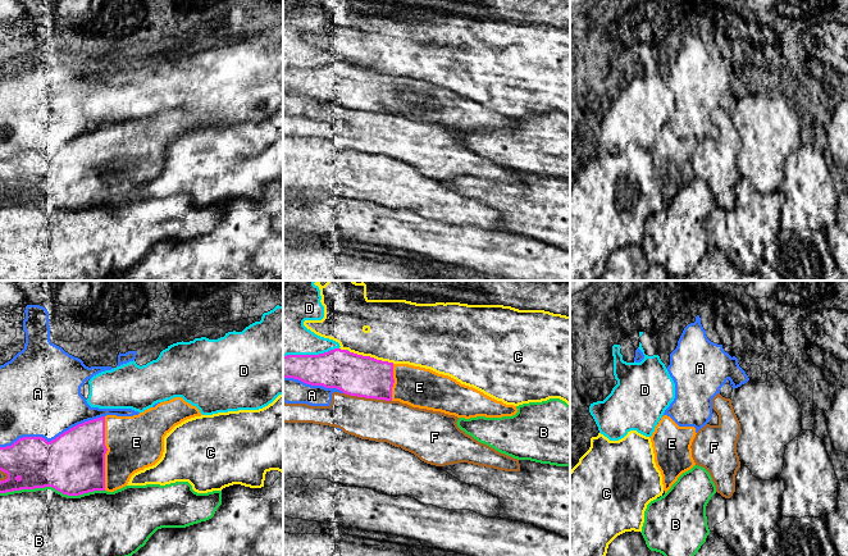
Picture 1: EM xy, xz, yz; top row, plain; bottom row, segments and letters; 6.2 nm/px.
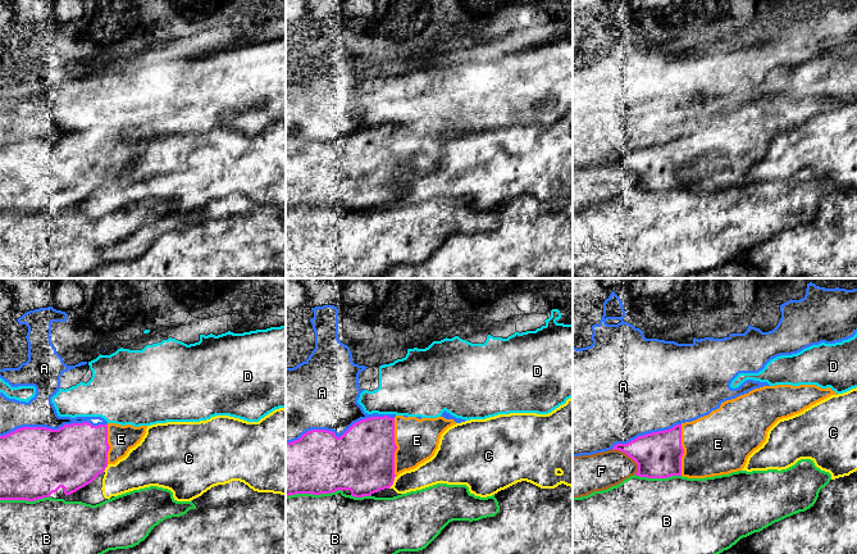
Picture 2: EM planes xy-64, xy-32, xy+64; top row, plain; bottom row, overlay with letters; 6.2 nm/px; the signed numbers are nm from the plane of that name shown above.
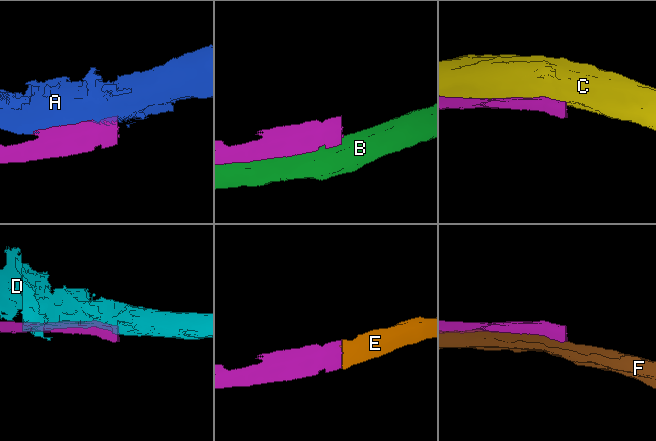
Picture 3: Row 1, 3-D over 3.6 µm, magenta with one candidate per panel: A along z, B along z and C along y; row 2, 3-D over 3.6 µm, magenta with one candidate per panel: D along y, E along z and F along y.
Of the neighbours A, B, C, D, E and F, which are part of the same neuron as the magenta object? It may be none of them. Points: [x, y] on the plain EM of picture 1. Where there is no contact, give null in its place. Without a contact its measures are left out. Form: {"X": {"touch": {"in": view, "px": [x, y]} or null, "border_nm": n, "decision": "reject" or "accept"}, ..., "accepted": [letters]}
{"A": {"touch": {"in": "xy", "px": [53, 153]}, "border_nm": 700, "decision": "reject"}, "B": {"touch": {"in": "xy", "px": [51, 199]}, "border_nm": 650, "decision": "reject"}, "C": {"touch": {"in": "xz", "px": [372, 71]}, "border_nm": 300, "decision": "reject"}, "D": {"touch": {"in": "xz", "px": [310, 68]}, "border_nm": 360, "decision": "reject"}, "E": {"touch": {"in": "xy", "px": [105, 165]}, "border_nm": 460, "decision": "accept"}, "F": {"touch": {"in": "xz", "px": [368, 110]}, "border_nm": 300, "decision": "reject"}, "accepted": ["E"]}

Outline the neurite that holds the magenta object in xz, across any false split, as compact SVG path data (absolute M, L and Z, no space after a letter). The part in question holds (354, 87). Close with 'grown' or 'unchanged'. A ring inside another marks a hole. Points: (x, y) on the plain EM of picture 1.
M341 61L319 68L283 69L283 91L298 92L311 99L337 101L350 109L400 114L412 120L441 124L465 132L477 129L502 131L518 126L516 119L497 114L448 88L409 77L382 74Z; grown

